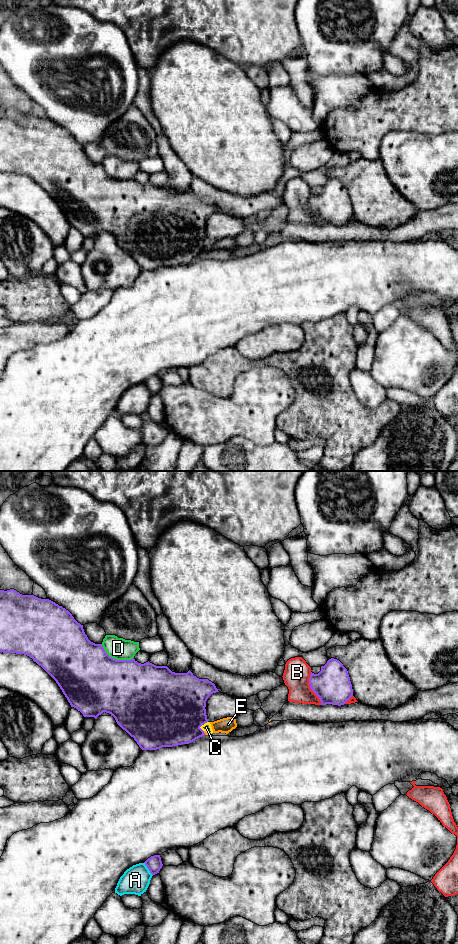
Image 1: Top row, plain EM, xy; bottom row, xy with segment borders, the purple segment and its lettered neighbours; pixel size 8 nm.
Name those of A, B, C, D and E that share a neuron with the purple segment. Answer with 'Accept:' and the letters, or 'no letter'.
Accept: no letter

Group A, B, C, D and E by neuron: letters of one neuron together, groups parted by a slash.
A / B / C E / D

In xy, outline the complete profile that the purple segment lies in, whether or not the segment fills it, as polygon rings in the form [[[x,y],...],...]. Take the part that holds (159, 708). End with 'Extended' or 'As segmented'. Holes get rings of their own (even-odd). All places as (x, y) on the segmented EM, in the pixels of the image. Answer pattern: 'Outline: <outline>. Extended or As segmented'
Outline: [[[14,589],[0,590],[0,652],[24,654],[32,658],[34,662],[41,666],[56,681],[71,707],[80,711],[84,717],[94,717],[95,719],[103,712],[109,713],[115,718],[117,724],[134,738],[142,750],[157,750],[162,747],[189,744],[204,736],[205,733],[200,727],[208,722],[205,709],[206,701],[211,694],[219,692],[214,683],[208,679],[197,678],[190,670],[187,673],[175,673],[167,666],[156,666],[149,661],[141,664],[134,658],[131,660],[116,660],[110,657],[105,652],[102,644],[95,644],[88,639],[83,625],[78,623],[68,610],[49,599],[41,599],[34,595],[22,595]]]. As segmented

